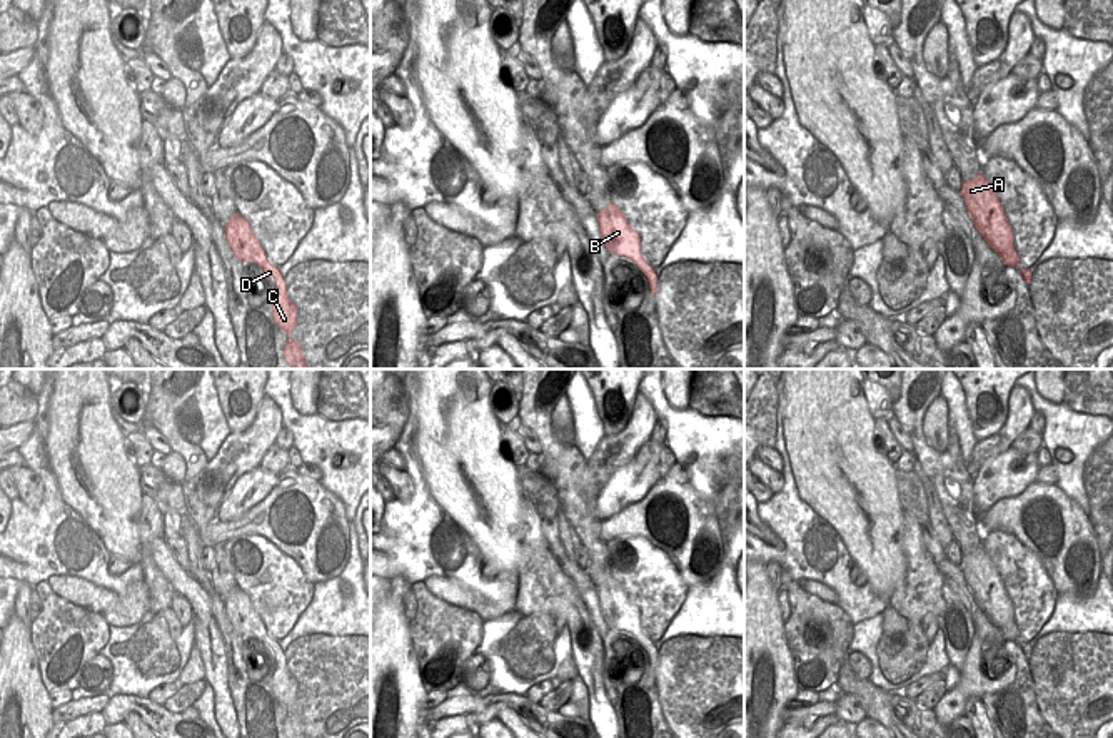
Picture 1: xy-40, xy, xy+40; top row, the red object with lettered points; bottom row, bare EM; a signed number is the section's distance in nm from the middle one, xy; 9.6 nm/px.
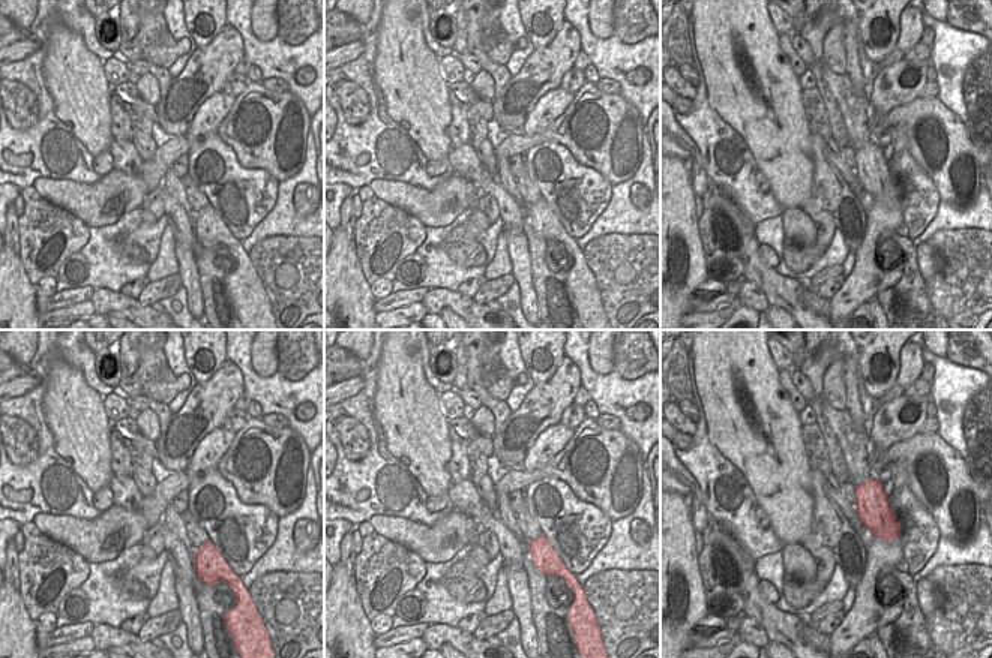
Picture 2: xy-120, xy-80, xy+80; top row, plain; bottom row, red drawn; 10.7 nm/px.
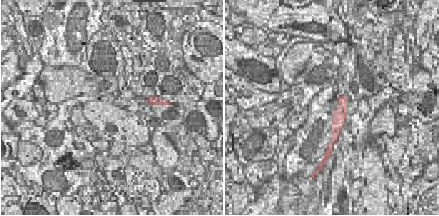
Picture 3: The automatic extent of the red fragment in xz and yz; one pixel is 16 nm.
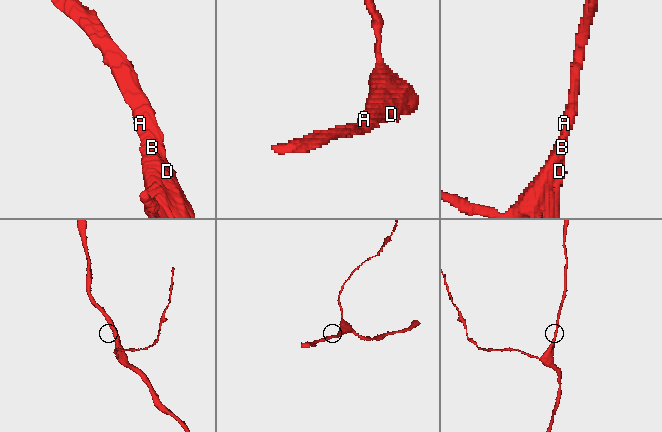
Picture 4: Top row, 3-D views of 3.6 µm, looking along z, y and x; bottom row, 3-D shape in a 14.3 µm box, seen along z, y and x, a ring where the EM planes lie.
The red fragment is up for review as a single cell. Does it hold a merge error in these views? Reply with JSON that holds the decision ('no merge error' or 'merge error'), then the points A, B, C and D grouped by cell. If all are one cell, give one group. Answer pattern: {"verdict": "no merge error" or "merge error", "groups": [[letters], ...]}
{"verdict": "no merge error", "groups": [["A", "B", "C", "D"]]}

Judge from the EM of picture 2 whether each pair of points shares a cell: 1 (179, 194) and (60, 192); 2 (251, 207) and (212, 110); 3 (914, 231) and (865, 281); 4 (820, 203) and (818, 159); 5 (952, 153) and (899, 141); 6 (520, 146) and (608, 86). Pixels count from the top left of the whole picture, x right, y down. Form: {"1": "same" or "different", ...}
{"1": "different", "2": "same", "3": "different", "4": "same", "5": "different", "6": "different"}

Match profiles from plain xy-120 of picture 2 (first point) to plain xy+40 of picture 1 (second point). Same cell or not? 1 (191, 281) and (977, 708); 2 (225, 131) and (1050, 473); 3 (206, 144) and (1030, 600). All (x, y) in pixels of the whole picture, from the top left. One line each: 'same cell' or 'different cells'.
1: same cell
2: different cells
3: same cell

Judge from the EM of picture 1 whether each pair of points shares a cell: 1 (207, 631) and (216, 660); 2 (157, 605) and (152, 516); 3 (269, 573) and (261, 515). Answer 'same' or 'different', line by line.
1: same
2: same
3: different

